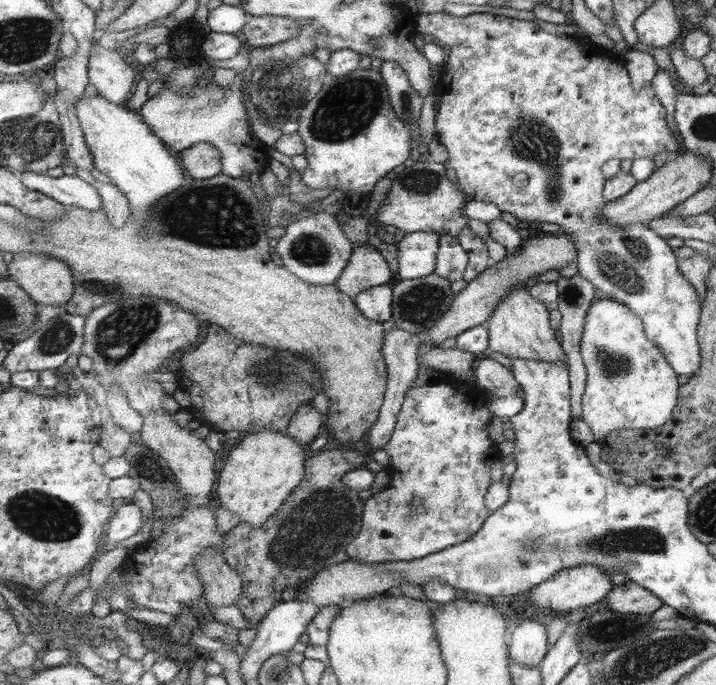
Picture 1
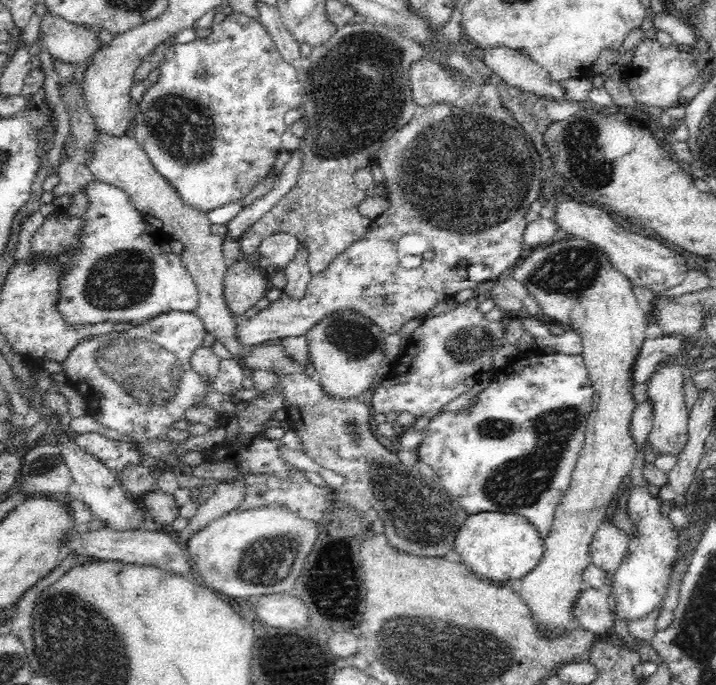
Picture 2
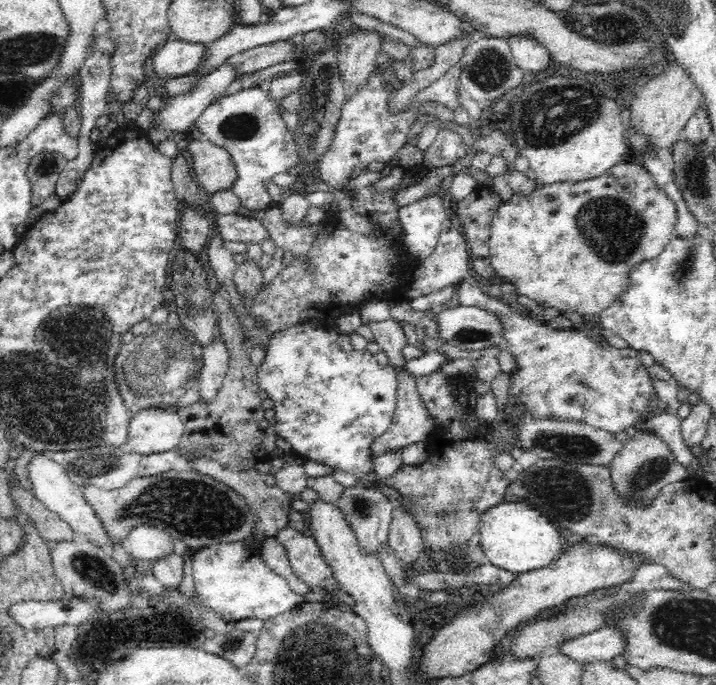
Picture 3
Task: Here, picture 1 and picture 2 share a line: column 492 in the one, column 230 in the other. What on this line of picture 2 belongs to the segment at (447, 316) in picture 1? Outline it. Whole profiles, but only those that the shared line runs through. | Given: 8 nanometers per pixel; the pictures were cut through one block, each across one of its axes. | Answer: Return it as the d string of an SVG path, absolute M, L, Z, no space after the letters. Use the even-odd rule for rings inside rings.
M246 261L229 263L223 280L225 309L237 321L244 318L252 306L264 298L269 281L259 269Z

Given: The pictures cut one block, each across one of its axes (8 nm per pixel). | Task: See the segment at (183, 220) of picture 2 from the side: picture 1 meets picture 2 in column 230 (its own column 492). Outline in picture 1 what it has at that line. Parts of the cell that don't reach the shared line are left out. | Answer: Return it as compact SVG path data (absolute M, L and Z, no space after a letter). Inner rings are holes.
M518 286L499 303L498 309L485 323L490 334L488 352L500 352L513 359L533 360L557 364L565 361L566 350L562 346L560 335L551 326L549 308L531 295L527 286Z

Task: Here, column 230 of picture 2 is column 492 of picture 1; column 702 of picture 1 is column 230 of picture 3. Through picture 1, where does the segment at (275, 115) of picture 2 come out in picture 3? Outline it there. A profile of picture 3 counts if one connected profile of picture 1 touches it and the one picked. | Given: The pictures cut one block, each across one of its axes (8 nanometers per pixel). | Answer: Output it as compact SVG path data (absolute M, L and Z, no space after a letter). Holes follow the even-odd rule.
M219 332L216 338L212 338L212 342L203 347L203 366L196 383L200 393L198 400L209 401L214 398L230 370L230 349L225 336Z

